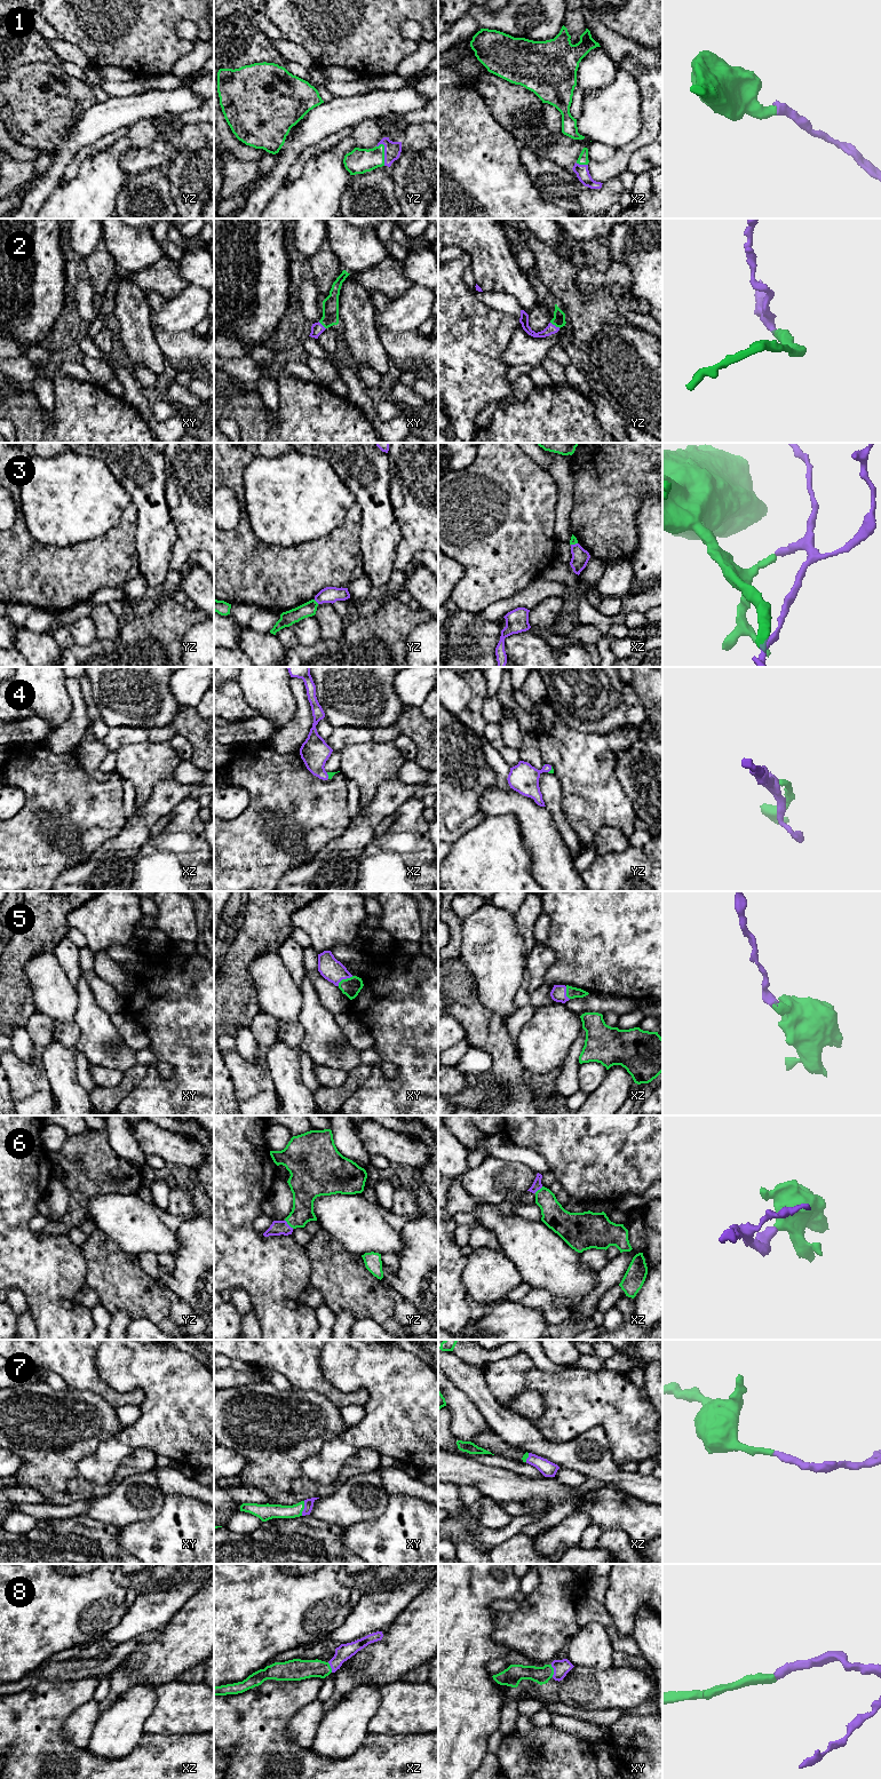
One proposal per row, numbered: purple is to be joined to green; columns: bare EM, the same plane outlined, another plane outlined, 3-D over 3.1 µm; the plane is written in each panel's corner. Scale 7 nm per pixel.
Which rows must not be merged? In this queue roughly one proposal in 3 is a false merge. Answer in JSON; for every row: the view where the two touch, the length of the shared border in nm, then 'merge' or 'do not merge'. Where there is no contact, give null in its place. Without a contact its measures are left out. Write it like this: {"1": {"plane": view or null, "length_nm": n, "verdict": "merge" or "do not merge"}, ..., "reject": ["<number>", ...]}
{"1": {"plane": "yz", "length_nm": 160, "verdict": "merge"}, "2": {"plane": "yz", "length_nm": 80, "verdict": "merge"}, "3": {"plane": "yz", "length_nm": 50, "verdict": "do not merge"}, "4": {"plane": "xz", "length_nm": 50, "verdict": "merge"}, "5": {"plane": "xy", "length_nm": 130, "verdict": "merge"}, "6": {"plane": "yz", "length_nm": 90, "verdict": "merge"}, "7": {"plane": "xy", "length_nm": 110, "verdict": "merge"}, "8": {"plane": "xy", "length_nm": 90, "verdict": "merge"}, "reject": ["3"]}

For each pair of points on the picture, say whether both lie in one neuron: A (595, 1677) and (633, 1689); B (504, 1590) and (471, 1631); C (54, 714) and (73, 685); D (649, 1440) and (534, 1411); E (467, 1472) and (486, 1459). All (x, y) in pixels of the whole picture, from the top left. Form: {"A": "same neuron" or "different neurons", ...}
{"A": "same neuron", "B": "same neuron", "C": "different neurons", "D": "different neurons", "E": "different neurons"}

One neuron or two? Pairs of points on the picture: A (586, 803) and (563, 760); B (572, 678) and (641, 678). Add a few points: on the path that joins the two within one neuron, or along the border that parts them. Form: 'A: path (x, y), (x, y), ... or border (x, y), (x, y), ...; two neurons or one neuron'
A: path (586, 793), (586, 783), (573, 770); one neuron
B: border (632, 678), (633, 685), (643, 704); two neurons

